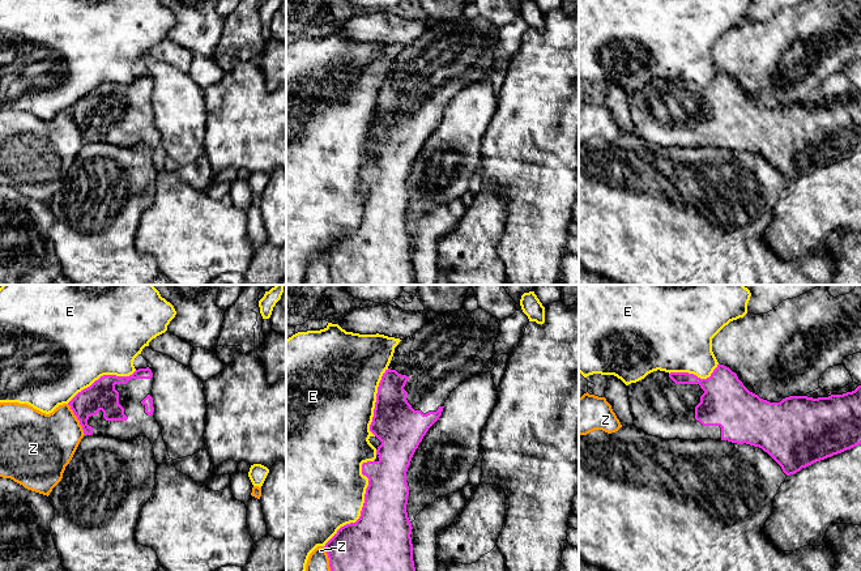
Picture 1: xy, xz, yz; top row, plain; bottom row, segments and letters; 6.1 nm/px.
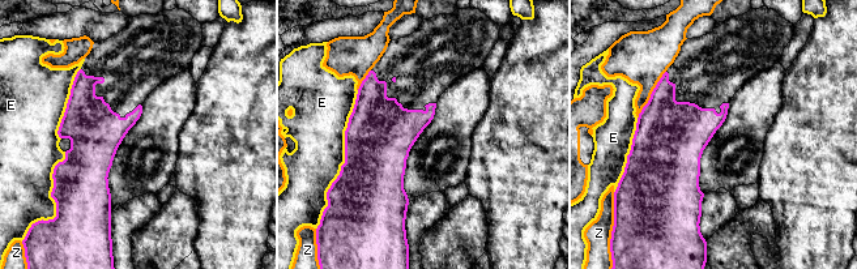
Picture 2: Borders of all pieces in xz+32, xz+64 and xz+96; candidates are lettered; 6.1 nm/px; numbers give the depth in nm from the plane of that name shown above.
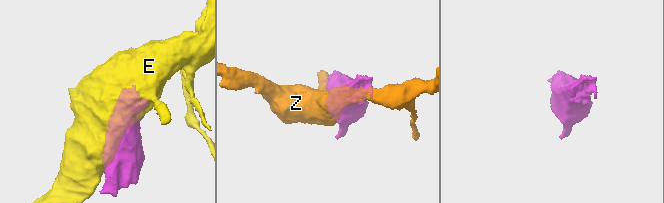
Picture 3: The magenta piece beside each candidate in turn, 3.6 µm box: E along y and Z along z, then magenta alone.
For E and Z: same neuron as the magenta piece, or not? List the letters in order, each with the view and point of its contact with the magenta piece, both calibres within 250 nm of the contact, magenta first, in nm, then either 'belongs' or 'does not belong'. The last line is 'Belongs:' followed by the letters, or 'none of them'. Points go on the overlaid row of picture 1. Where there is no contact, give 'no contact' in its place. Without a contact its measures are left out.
E: contact xz (363, 503); calibres 380 and 480 nm; does not belong
Z: contact xy (77, 418); calibres 180 and 360 nm; does not belong
Belongs: none of them

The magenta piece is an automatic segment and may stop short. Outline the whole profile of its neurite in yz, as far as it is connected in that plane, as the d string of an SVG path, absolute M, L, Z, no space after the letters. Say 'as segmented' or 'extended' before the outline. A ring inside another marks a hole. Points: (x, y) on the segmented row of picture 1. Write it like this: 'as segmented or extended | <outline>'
extended | M719 363L707 379L700 379L689 372L669 374L657 370L627 387L634 426L648 435L666 440L713 439L737 444L746 443L767 452L787 476L861 444L861 385L843 395L818 399L789 396L780 402L770 402L750 392L736 372Z

